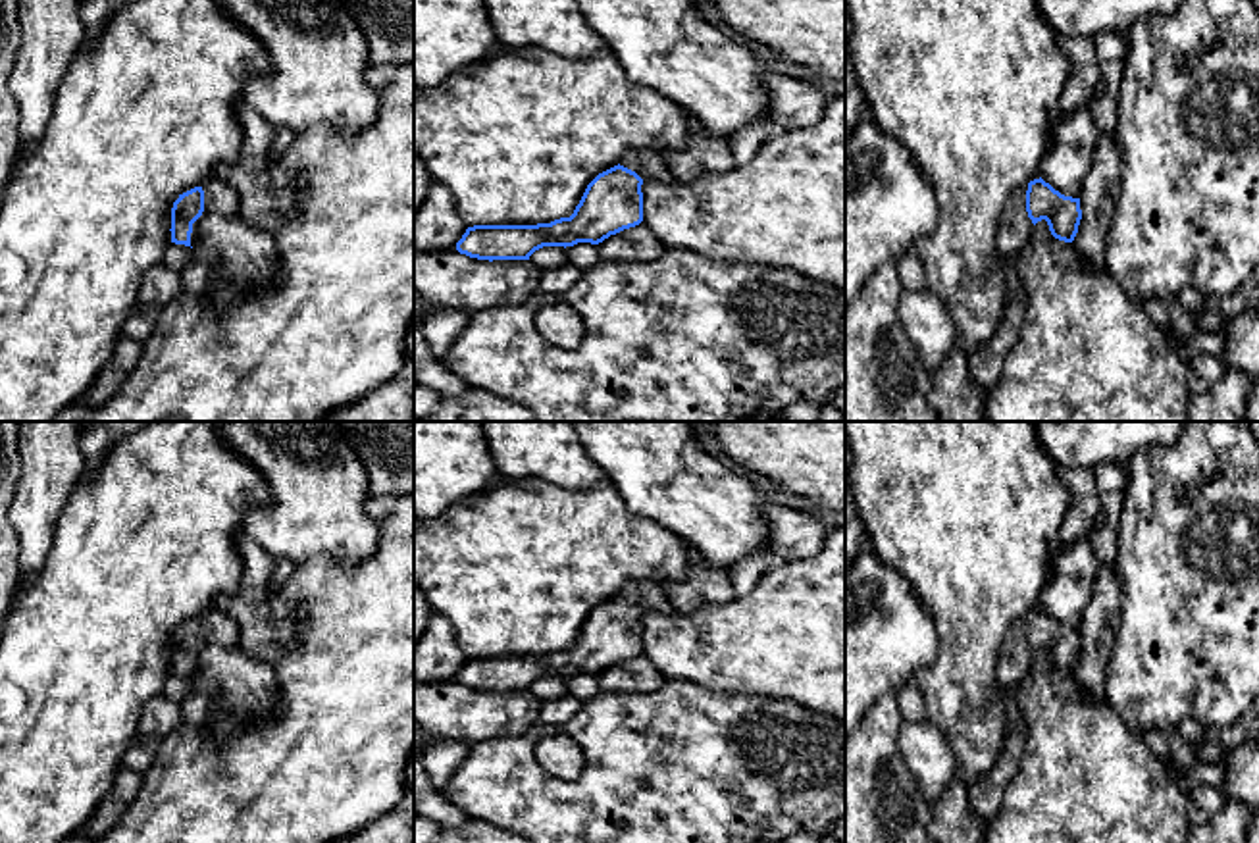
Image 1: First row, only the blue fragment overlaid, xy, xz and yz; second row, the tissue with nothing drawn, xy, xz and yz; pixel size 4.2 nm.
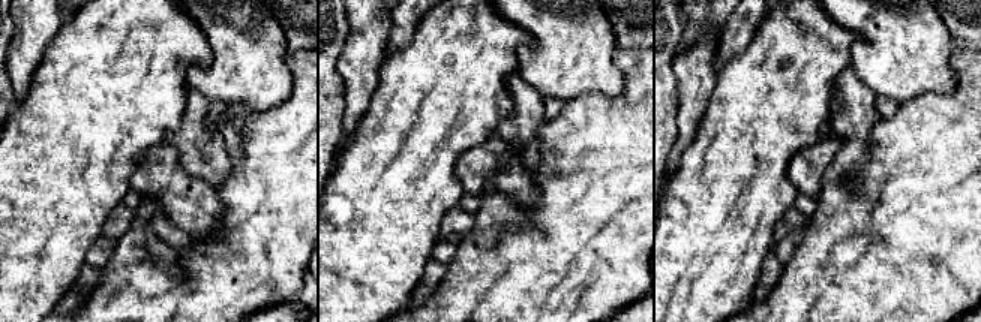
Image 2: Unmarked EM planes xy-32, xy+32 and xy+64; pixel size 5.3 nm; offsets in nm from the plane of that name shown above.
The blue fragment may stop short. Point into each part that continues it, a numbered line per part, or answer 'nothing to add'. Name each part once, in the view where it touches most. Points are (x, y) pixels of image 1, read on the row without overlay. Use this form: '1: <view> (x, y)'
1: xy (249, 686)

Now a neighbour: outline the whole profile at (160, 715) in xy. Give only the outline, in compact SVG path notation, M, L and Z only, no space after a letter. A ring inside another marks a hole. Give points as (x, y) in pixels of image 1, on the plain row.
M152 697L139 716L139 737L164 737L183 722L181 704L164 697Z

